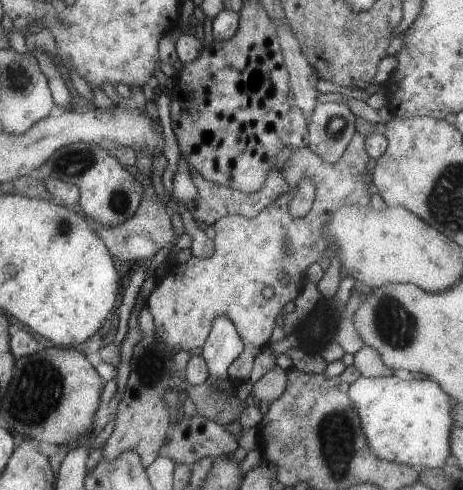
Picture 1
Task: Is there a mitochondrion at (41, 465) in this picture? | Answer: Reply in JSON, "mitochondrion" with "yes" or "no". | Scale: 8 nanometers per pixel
{"mitochondrion":"no"}

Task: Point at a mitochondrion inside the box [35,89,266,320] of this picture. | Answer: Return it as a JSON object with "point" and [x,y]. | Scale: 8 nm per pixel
{"point":[72,163]}

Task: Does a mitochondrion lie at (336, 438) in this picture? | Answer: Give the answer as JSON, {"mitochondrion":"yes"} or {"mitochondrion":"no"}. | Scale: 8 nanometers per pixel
{"mitochondrion":"yes"}

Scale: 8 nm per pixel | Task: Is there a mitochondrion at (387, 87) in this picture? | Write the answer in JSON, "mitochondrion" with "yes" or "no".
{"mitochondrion":"no"}

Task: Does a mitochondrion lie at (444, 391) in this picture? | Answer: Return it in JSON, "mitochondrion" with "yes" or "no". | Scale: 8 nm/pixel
{"mitochondrion":"no"}

